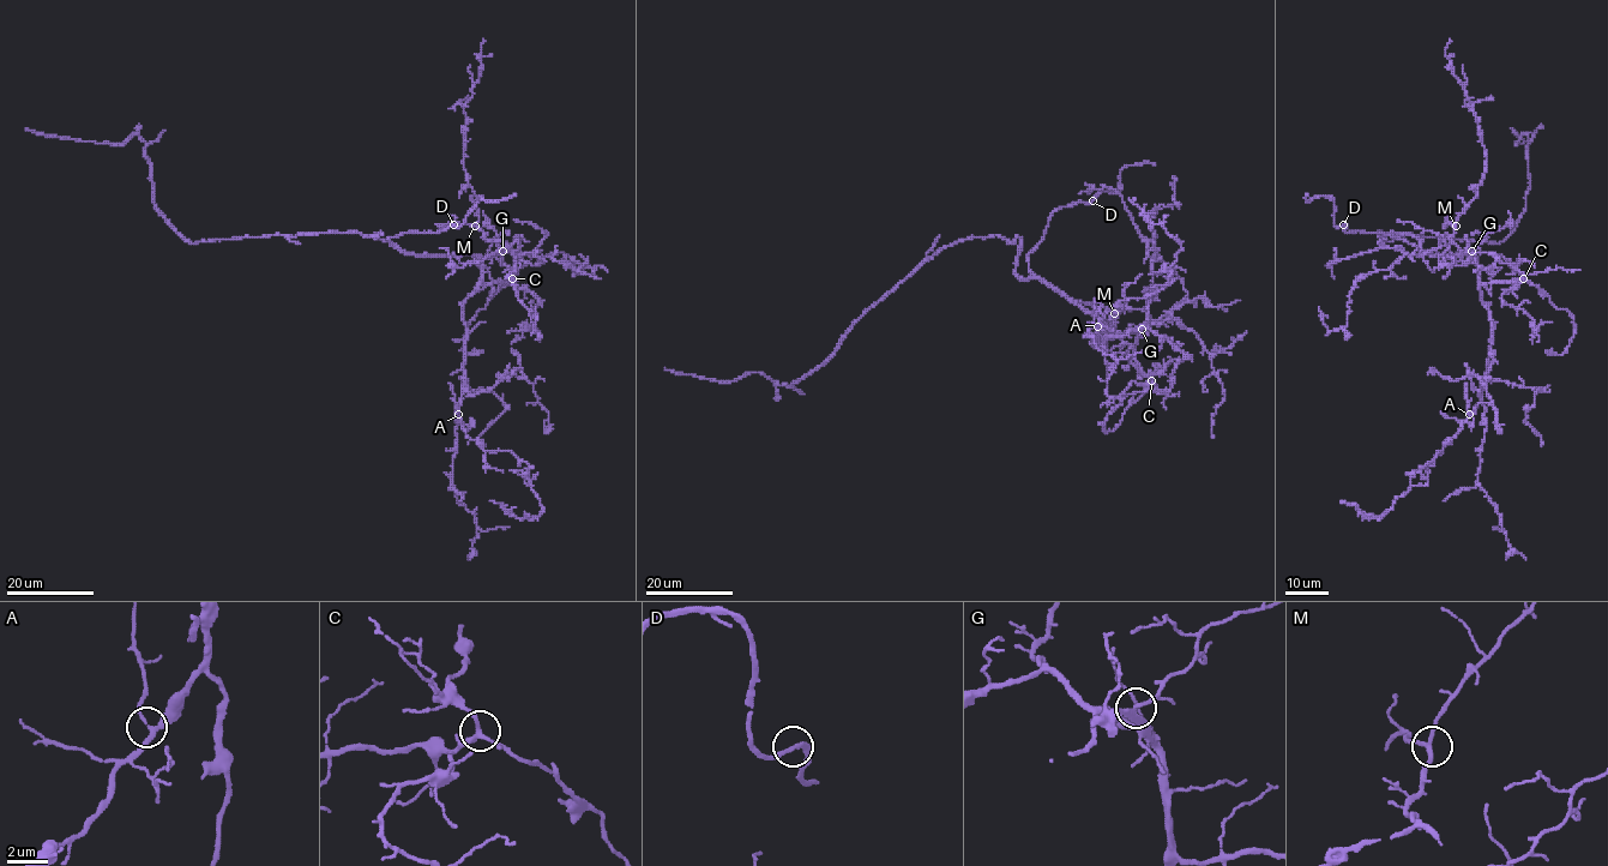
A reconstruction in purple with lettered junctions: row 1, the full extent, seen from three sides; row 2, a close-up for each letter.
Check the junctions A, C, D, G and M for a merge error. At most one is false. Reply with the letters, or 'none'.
none

